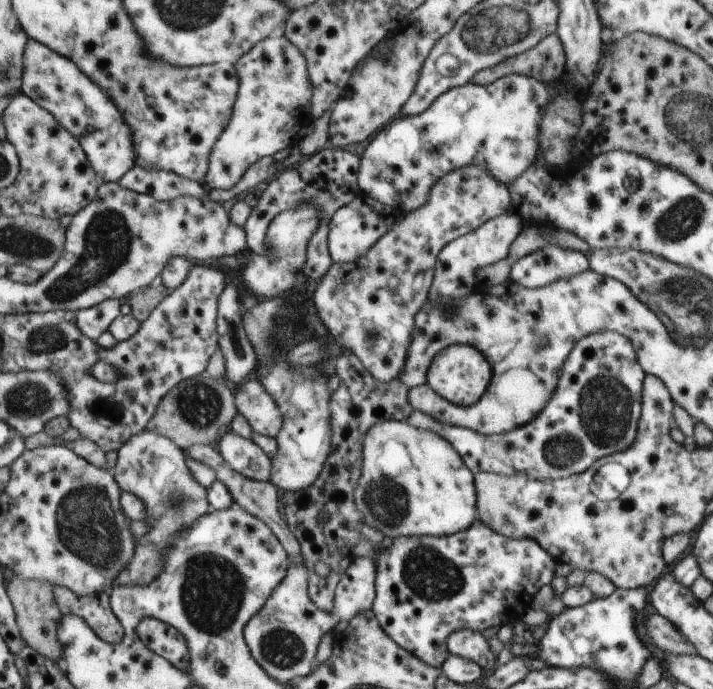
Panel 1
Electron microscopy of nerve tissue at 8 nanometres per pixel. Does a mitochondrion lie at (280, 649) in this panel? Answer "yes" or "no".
yes

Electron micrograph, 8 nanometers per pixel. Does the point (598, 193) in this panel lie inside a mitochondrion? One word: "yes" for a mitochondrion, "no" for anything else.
no

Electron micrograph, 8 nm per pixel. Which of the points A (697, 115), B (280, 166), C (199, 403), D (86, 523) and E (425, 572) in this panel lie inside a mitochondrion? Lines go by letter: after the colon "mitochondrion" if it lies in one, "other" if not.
A: mitochondrion
B: other
C: mitochondrion
D: mitochondrion
E: mitochondrion

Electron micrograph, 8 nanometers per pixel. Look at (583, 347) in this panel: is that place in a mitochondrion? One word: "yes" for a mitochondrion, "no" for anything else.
no

